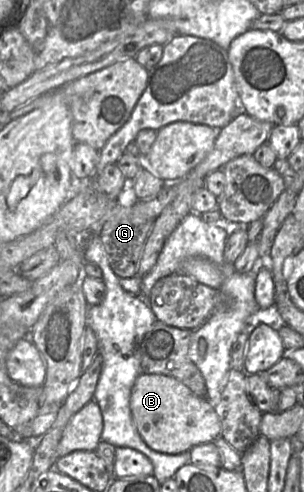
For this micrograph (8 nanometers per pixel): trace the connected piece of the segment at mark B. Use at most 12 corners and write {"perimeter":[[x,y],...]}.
{"perimeter":[[141,373],[130,409],[142,439],[183,453],[221,436],[207,398]]}

